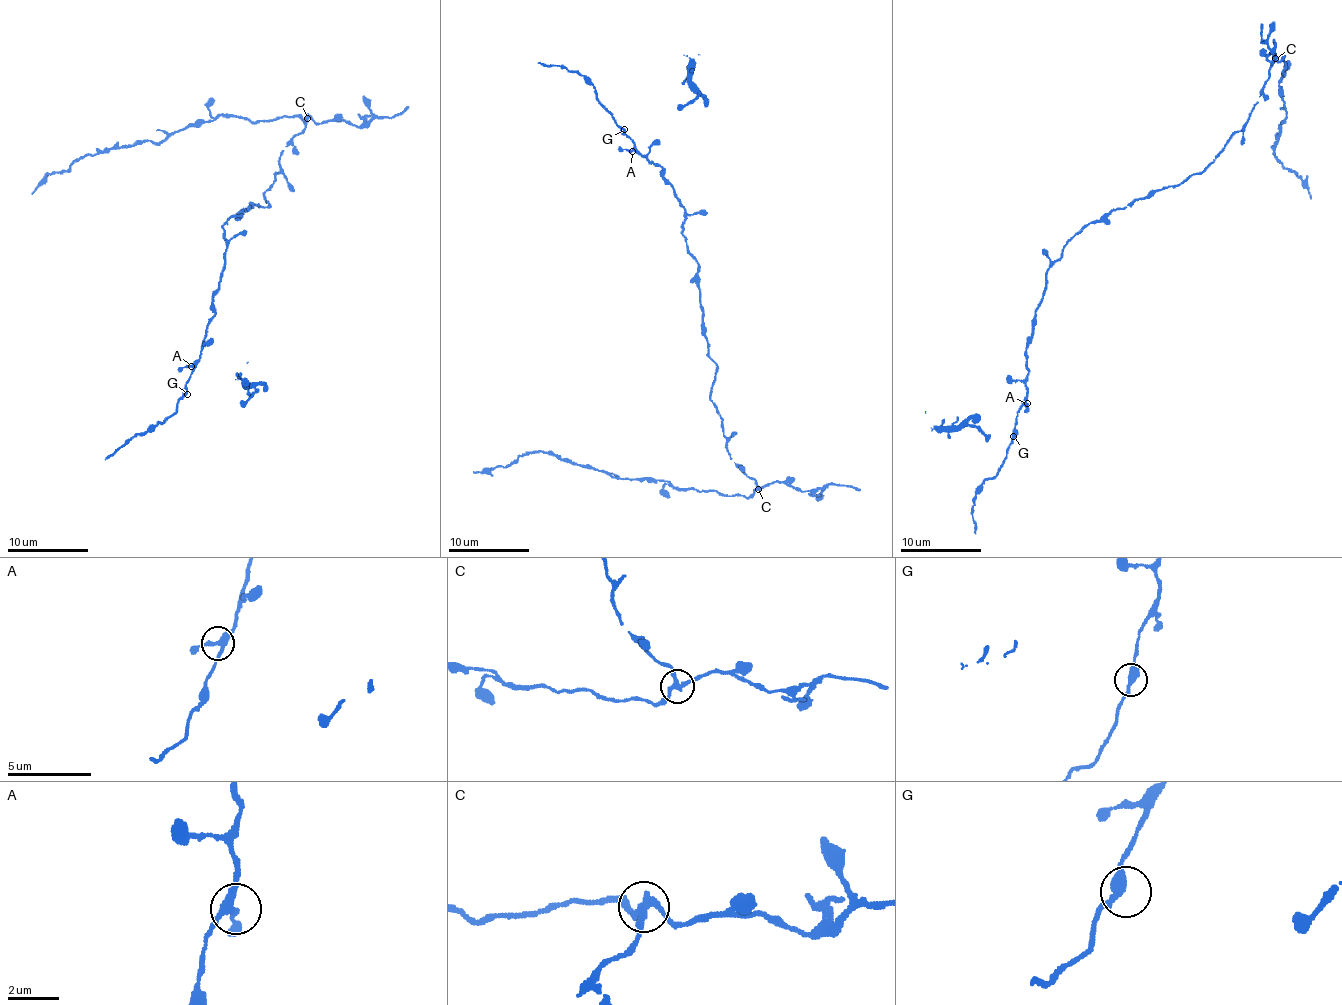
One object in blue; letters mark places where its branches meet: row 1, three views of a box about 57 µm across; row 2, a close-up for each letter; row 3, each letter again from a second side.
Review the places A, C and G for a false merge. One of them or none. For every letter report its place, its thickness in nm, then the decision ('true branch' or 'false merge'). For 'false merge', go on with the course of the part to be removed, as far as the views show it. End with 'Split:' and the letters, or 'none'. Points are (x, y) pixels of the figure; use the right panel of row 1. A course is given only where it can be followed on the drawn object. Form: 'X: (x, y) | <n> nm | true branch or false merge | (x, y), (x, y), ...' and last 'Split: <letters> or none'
A: (1027, 403) | 260 nm | true branch
C: (1275, 58) | 240 nm | false merge | (1275, 58), (1279, 61), (1282, 57), (1287, 65), (1278, 85), (1286, 109), (1274, 155), (1298, 176), (1311, 197)
G: (1013, 436) | 360 nm | true branch
Split: C

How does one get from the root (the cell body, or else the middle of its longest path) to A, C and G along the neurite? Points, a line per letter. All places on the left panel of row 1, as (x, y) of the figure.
A: (265, 207), (252, 203), (223, 226), (227, 244), (213, 295), (214, 317), (191, 366)
C: (265, 207), (269, 202), (265, 199), (265, 190), (280, 171), (280, 153), (287, 141), (305, 127), (306, 117)
G: (265, 207), (252, 203), (223, 226), (227, 244), (218, 292), (213, 295), (214, 317), (185, 384), (187, 394)

